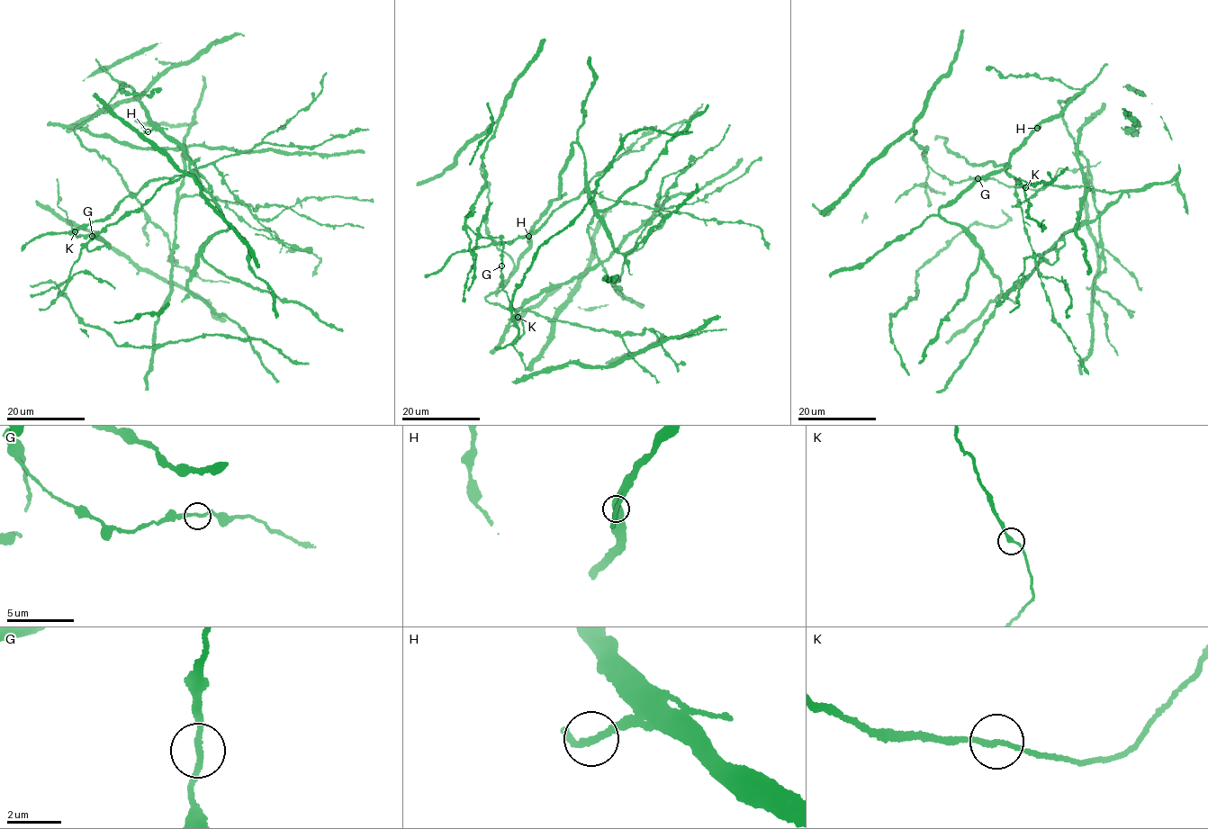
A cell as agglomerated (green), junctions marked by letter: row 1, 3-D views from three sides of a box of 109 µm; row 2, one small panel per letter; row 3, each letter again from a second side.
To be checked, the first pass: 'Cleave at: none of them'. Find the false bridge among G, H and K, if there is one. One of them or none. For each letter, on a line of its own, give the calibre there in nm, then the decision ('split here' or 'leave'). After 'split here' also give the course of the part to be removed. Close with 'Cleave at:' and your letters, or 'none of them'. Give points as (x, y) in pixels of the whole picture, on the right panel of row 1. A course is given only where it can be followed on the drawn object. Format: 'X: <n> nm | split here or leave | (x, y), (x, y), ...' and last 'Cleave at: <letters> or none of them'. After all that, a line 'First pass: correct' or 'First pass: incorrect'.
G: 200 nm | leave
H: 220 nm | leave
K: 200 nm | split here | (1025, 187), (1045, 189), (1060, 168), (1073, 170), (1100, 161)
Cleave at: K
First pass: incorrect

